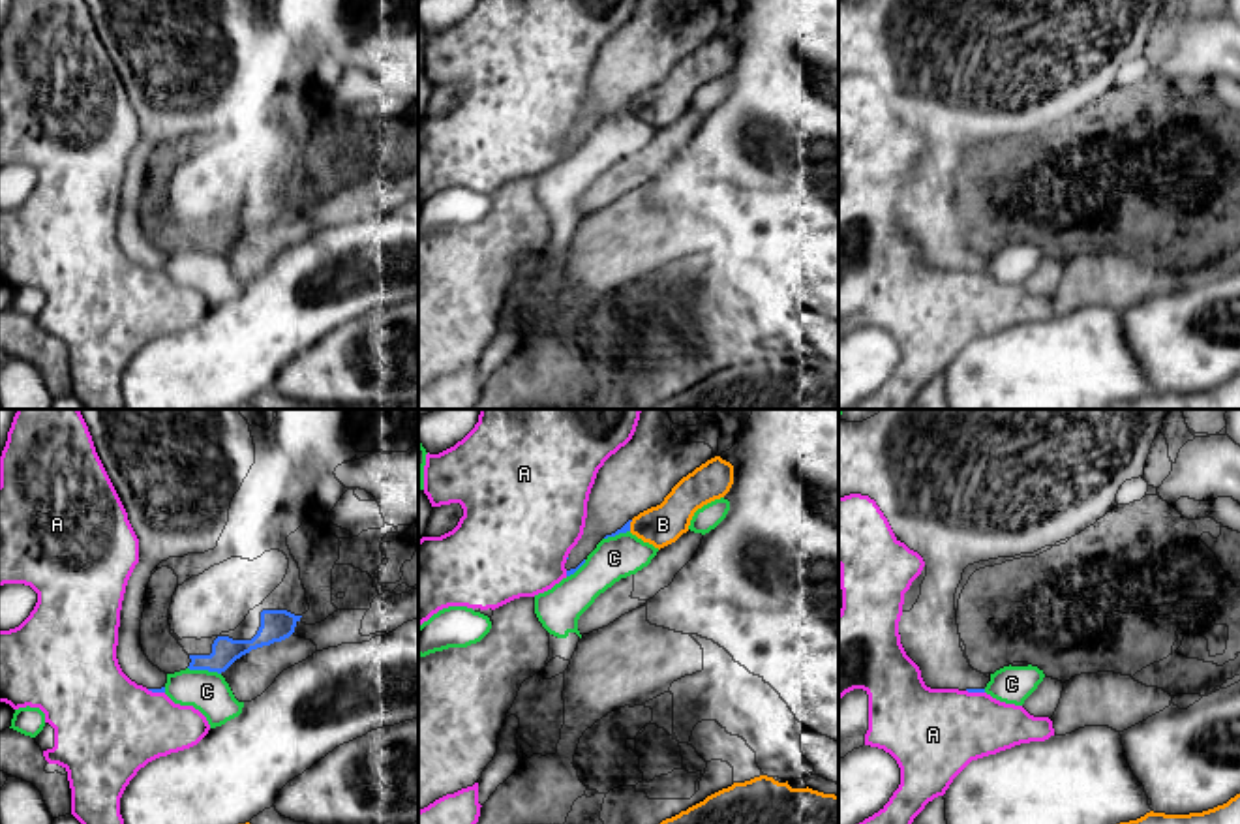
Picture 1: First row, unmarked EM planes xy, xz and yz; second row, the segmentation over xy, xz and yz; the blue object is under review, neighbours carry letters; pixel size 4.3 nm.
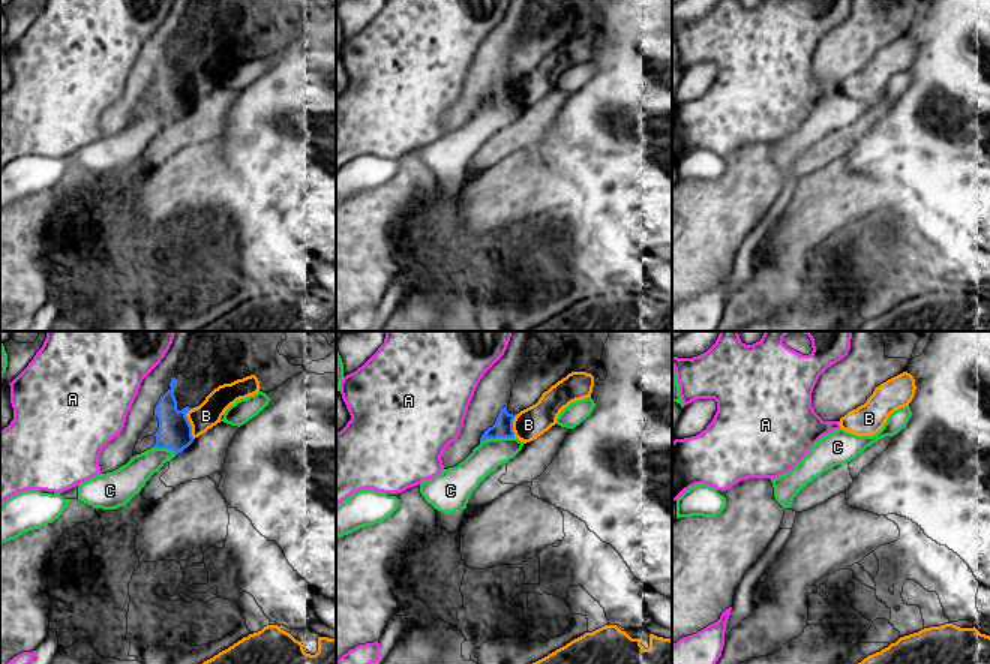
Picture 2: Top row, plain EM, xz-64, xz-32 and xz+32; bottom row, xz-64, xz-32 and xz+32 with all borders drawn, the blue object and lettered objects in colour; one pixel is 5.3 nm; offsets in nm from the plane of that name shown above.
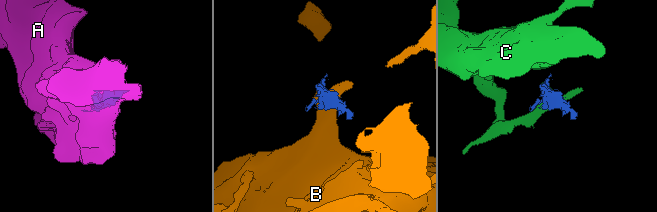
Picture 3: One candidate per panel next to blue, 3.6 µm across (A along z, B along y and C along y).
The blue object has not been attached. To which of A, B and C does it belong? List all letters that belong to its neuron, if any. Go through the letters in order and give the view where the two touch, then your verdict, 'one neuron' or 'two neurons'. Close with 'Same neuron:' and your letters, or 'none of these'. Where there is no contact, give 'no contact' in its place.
A: meets blue in yz; two neurons
B: meets blue in xz; two neurons
C: meets blue in xy; two neurons
Same neuron: none of these

